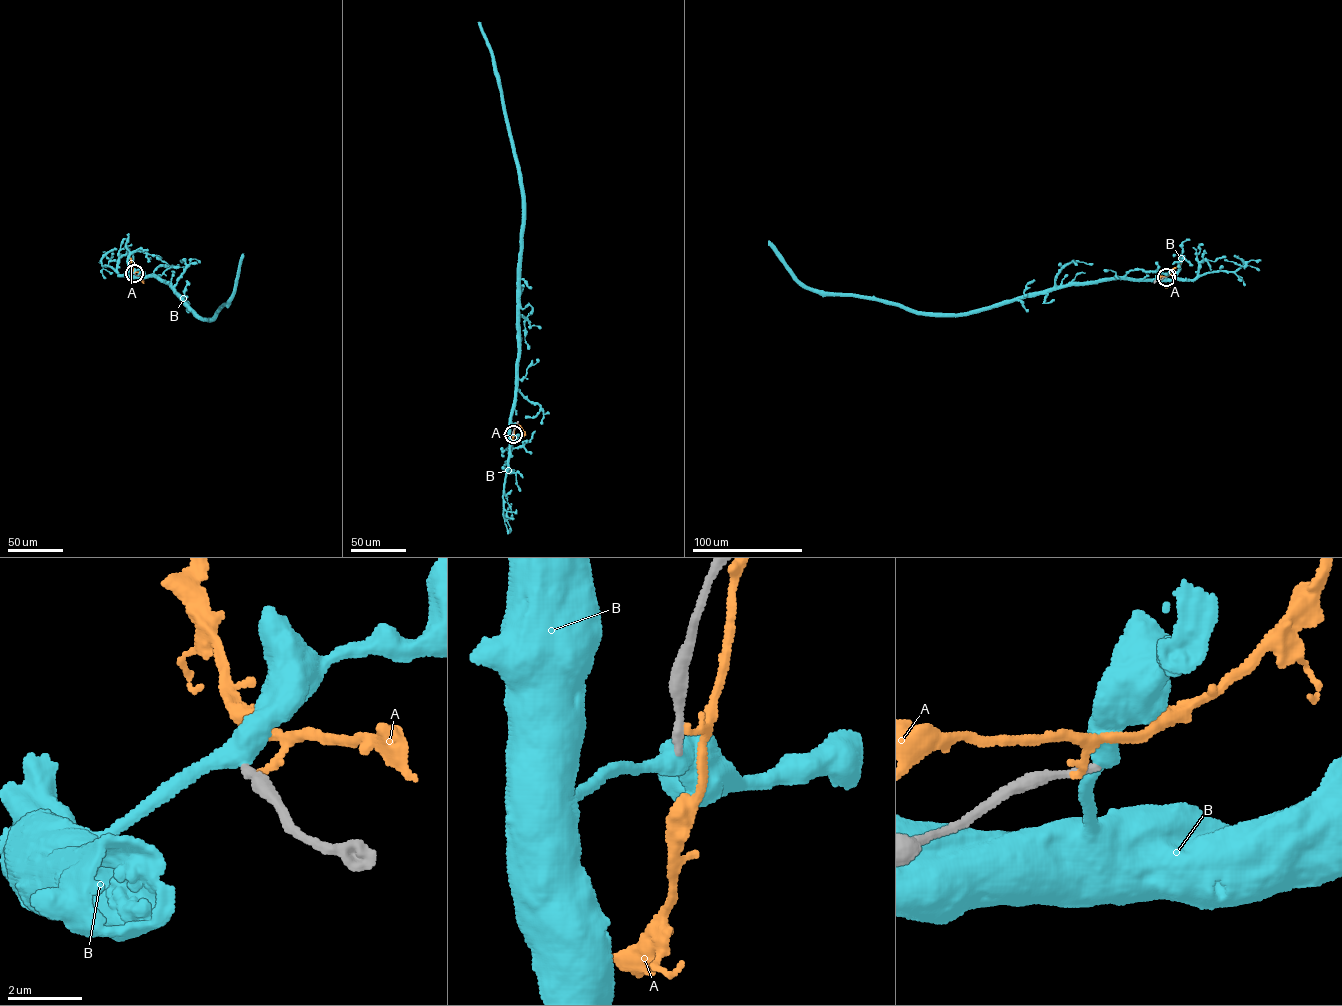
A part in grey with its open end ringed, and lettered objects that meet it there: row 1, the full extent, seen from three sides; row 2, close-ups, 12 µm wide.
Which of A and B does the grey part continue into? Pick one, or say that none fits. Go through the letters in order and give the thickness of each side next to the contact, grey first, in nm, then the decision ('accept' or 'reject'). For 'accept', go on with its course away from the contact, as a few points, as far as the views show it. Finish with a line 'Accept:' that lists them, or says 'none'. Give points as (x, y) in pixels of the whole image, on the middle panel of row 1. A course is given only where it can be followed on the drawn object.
A: 320 nm thick on the grey side, 160 nm on the other; reject
B: 240 nm thick on the grey side, 480 nm on the other; reject
Accept: none

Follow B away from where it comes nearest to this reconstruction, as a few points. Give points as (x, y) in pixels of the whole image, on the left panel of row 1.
B: (134, 273), (129, 275), (155, 277), (169, 284), (197, 314), (214, 319), (220, 308), (230, 303), (243, 253)

